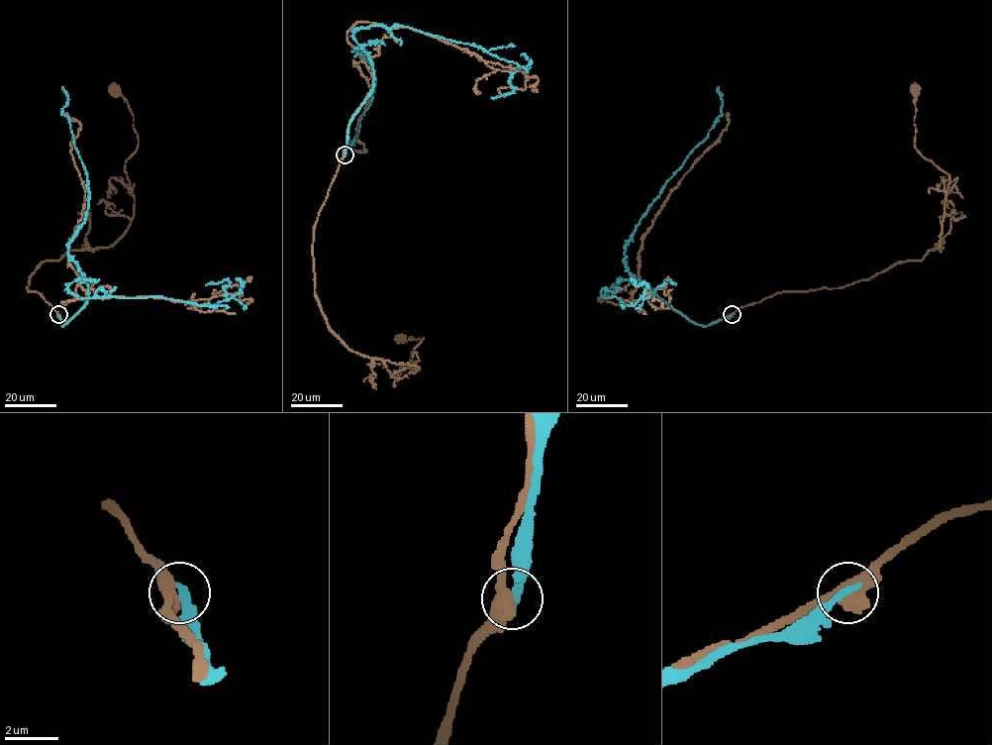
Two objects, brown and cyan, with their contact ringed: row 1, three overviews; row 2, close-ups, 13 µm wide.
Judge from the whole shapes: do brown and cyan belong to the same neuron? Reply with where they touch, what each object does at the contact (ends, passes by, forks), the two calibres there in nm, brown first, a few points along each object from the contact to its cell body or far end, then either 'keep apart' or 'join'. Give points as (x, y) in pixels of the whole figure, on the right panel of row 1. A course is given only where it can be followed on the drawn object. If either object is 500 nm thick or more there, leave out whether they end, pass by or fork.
at (732, 314); 550 nm thick on the brown side, 300 nm on the other; brown runs (732, 315), (782, 291), (868, 279), (940, 246), (949, 175), (916, 148), (916, 90); cyan runs (732, 314), (696, 324), (634, 278), (621, 281), (602, 296), (634, 305), (667, 279), (674, 285); keep apart

